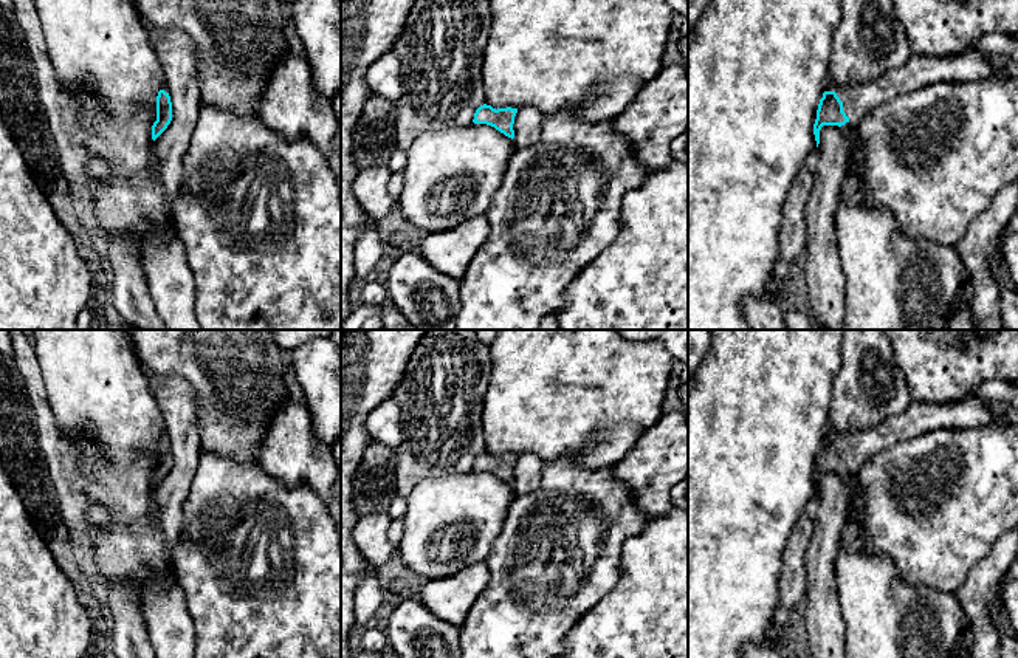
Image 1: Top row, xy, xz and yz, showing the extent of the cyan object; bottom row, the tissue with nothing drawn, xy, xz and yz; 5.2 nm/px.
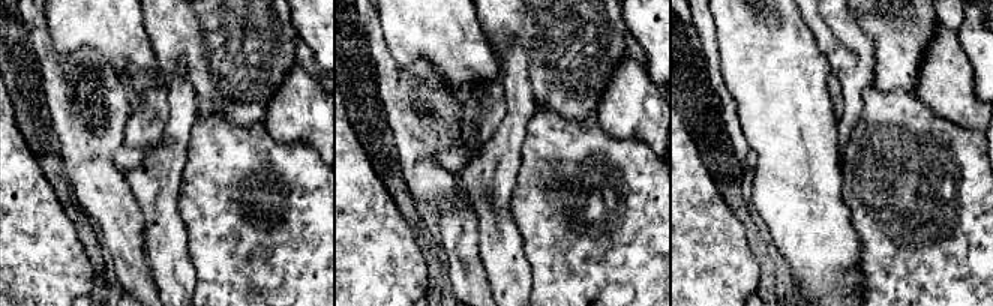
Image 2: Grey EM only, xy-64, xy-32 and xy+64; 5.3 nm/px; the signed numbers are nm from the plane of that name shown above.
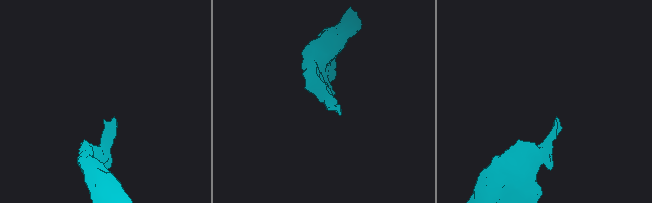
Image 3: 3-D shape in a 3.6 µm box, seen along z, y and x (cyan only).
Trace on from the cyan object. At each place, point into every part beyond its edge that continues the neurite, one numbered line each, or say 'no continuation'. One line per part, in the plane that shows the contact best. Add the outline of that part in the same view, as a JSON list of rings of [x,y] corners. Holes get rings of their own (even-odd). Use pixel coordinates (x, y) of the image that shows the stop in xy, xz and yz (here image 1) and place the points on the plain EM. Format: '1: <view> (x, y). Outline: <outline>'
1: yz (919, 418). Outline: [[[982,399],[930,404],[911,401],[908,409],[860,432],[834,437],[851,469],[865,464],[880,451],[936,429],[978,429],[992,423],[992,410]]]

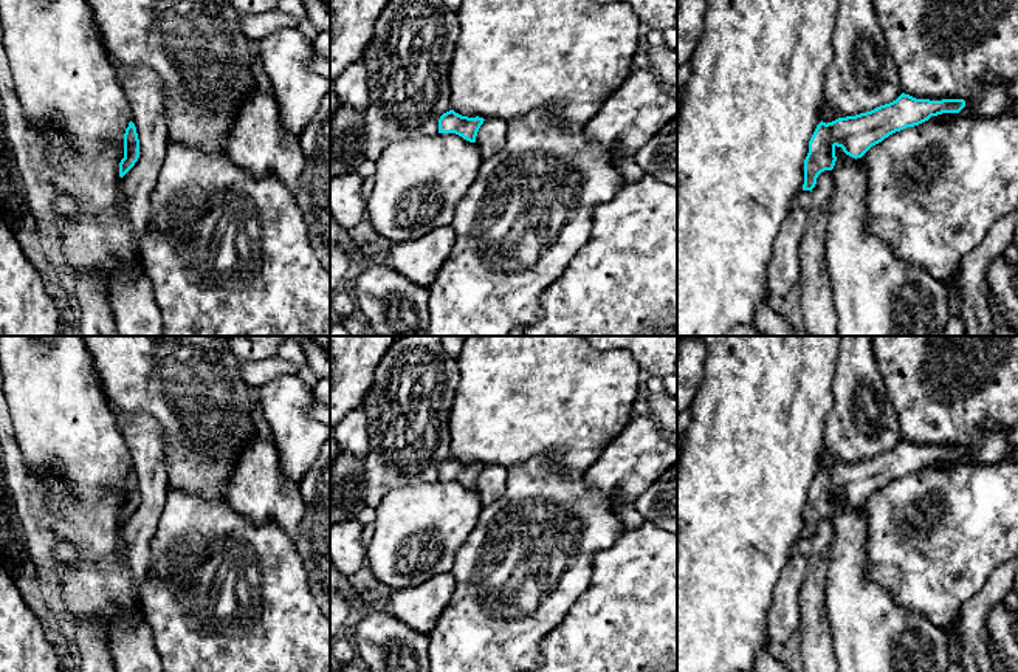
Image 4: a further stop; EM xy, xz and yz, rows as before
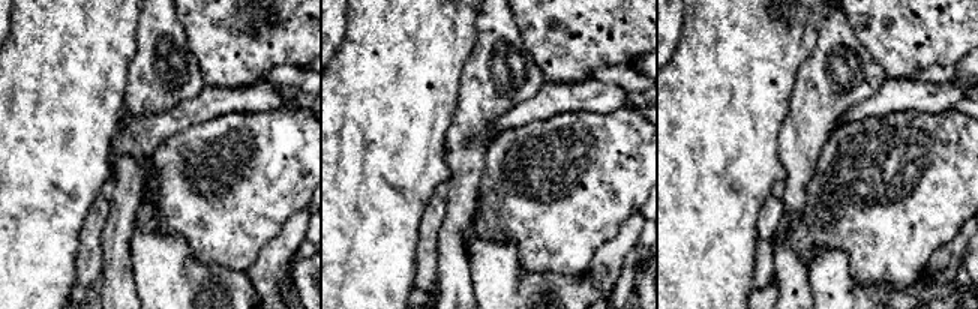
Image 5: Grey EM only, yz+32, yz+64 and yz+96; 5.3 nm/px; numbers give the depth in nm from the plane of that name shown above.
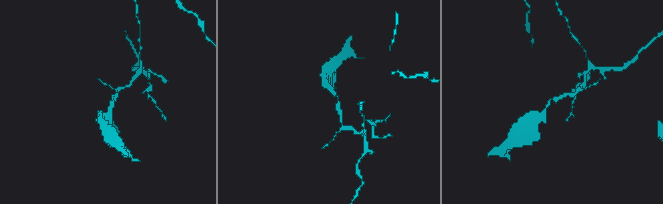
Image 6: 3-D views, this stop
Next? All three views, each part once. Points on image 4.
no continuation

